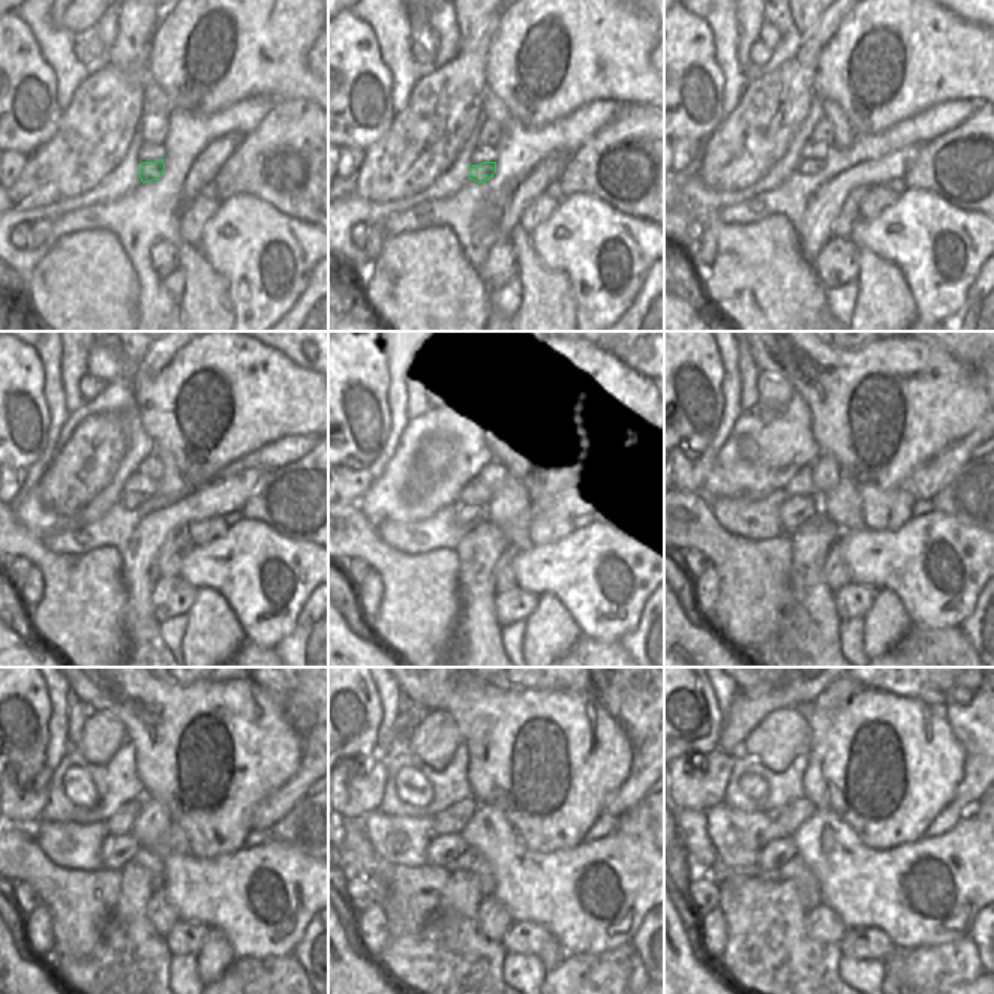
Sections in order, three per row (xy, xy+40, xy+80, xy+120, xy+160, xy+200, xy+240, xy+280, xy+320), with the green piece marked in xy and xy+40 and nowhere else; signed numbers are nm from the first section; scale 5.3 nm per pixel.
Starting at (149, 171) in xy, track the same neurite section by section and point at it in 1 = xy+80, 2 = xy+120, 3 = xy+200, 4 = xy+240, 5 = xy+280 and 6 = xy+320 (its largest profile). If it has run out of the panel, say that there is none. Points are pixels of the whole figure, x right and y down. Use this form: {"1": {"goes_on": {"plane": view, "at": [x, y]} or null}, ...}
{"1": {"goes_on": {"plane": "xy+80", "at": [808, 167]}}, "2": {"goes_on": {"plane": "xy+120", "at": [131, 501]}}, "3": {"goes_on": {"plane": "xy+200", "at": [795, 511]}}, "4": {"goes_on": {"plane": "xy+240", "at": [116, 852]}}, "5": {"goes_on": {"plane": "xy+280", "at": [443, 850]}}, "6": {"goes_on": {"plane": "xy+320", "at": [778, 852]}}}

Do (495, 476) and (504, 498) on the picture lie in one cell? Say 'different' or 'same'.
different

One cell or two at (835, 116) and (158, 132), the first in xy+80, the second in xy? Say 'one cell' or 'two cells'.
two cells

